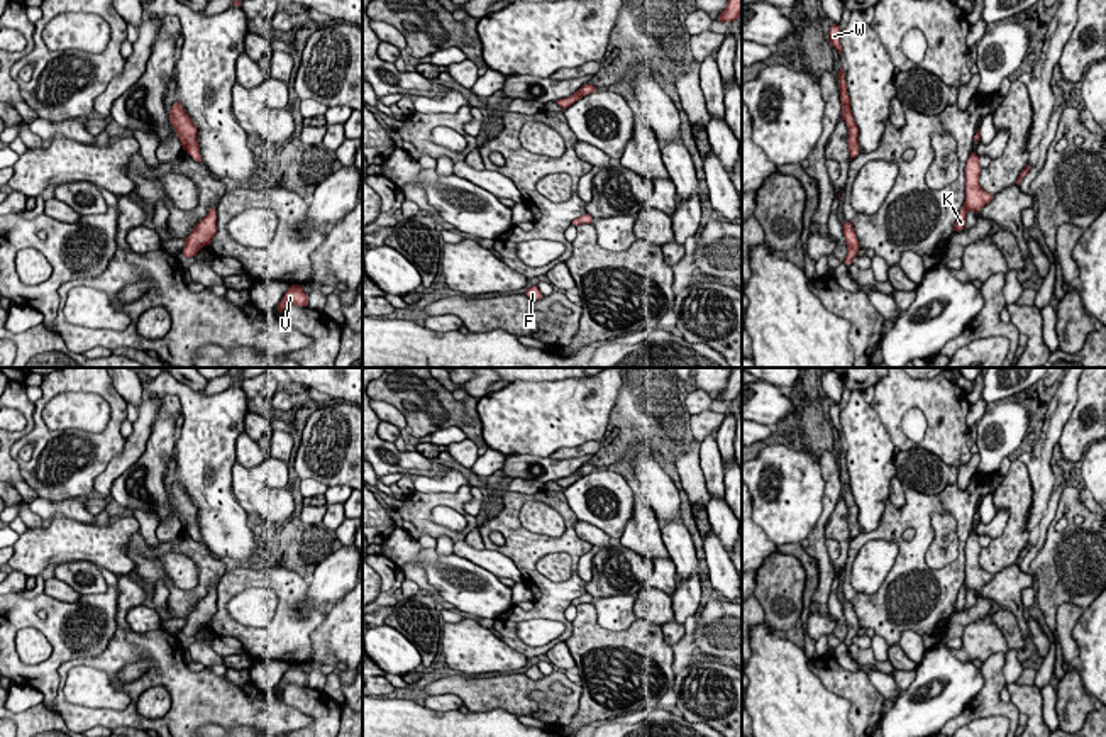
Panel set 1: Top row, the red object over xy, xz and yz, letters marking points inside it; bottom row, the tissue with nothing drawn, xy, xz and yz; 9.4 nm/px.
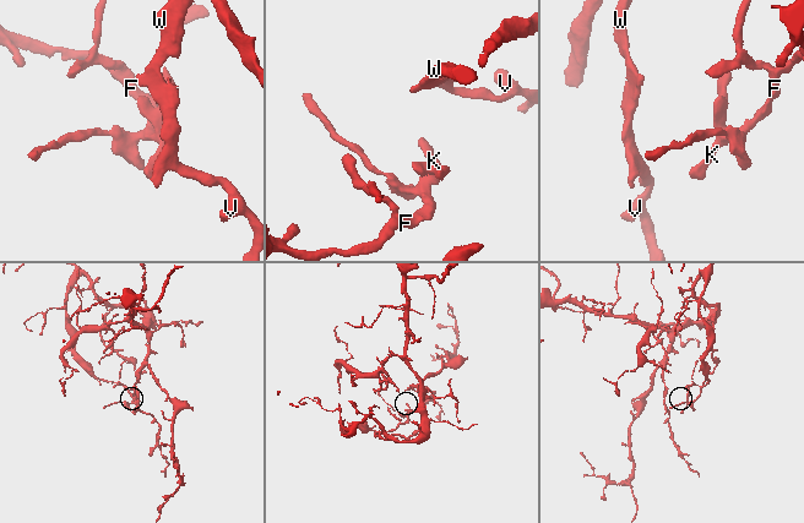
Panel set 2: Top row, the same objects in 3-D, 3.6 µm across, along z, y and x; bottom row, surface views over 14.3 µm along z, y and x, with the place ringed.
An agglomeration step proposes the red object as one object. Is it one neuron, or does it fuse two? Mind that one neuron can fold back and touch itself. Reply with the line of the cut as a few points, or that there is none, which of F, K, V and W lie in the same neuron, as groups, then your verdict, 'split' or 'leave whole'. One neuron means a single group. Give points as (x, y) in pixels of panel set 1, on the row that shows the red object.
no cut | F K V W | leave whole

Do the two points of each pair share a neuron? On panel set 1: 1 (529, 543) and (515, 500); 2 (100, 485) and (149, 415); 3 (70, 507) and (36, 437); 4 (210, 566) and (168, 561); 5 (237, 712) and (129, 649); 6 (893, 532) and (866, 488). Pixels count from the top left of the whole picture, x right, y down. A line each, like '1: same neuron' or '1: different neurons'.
1: same neuron
2: same neuron
3: different neurons
4: different neurons
5: same neuron
6: different neurons

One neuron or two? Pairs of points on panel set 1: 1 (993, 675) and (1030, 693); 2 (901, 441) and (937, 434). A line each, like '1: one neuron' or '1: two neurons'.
1: two neurons
2: one neuron

